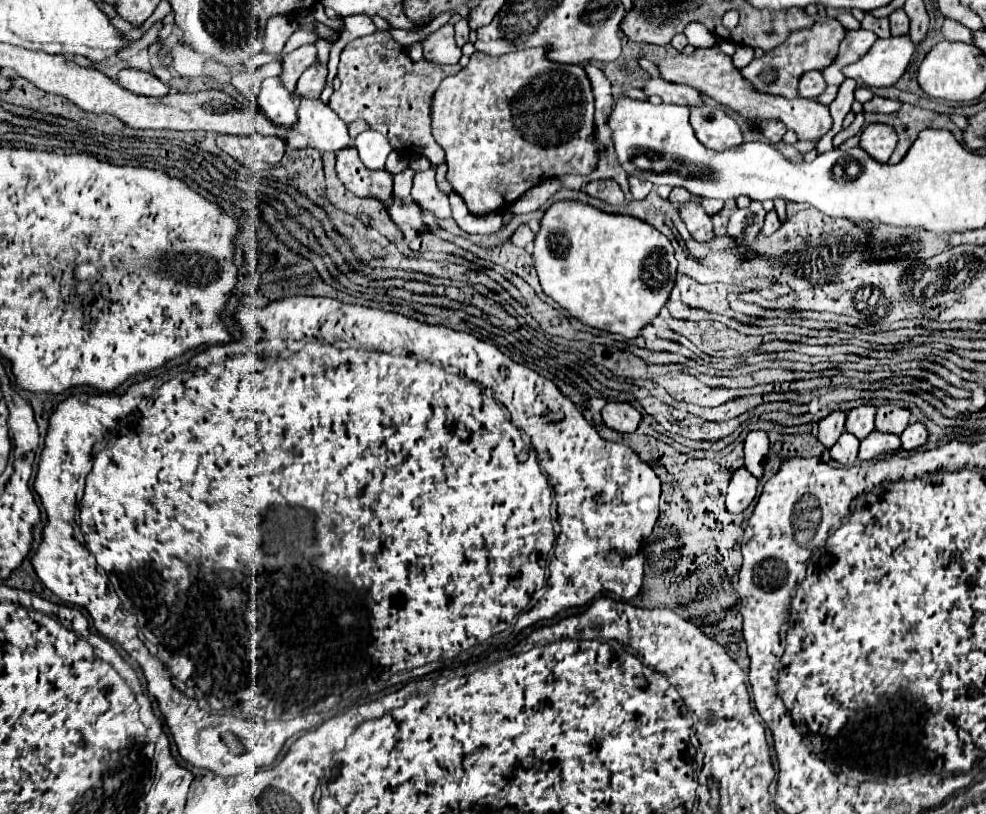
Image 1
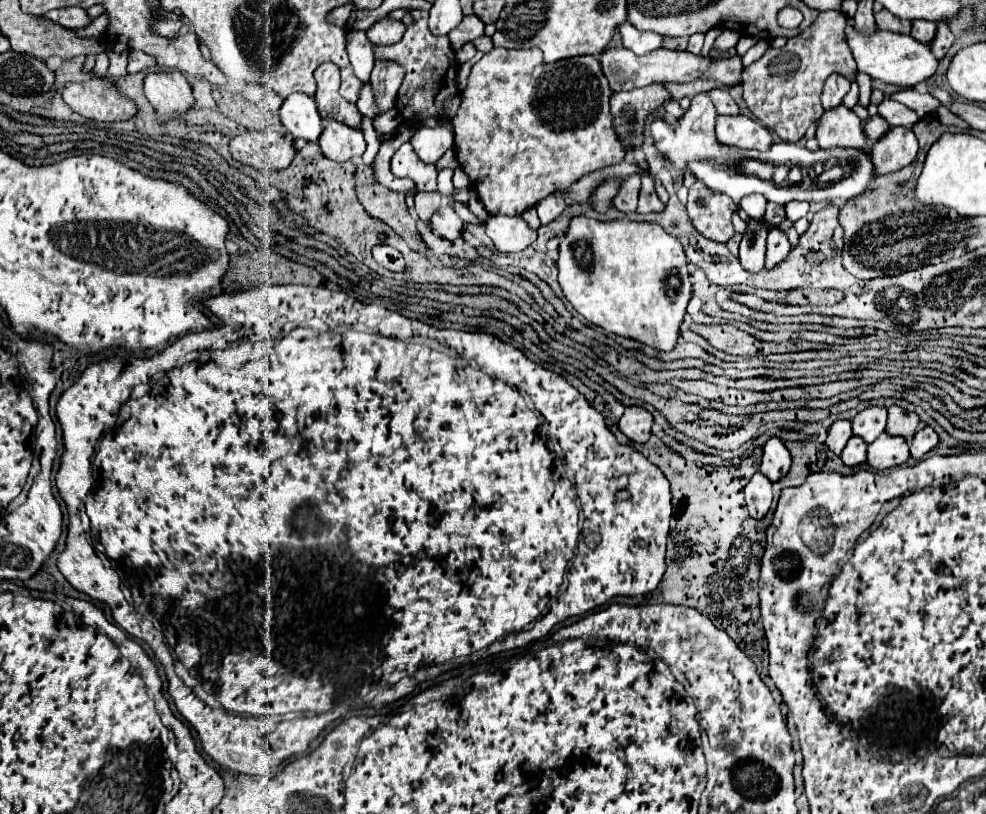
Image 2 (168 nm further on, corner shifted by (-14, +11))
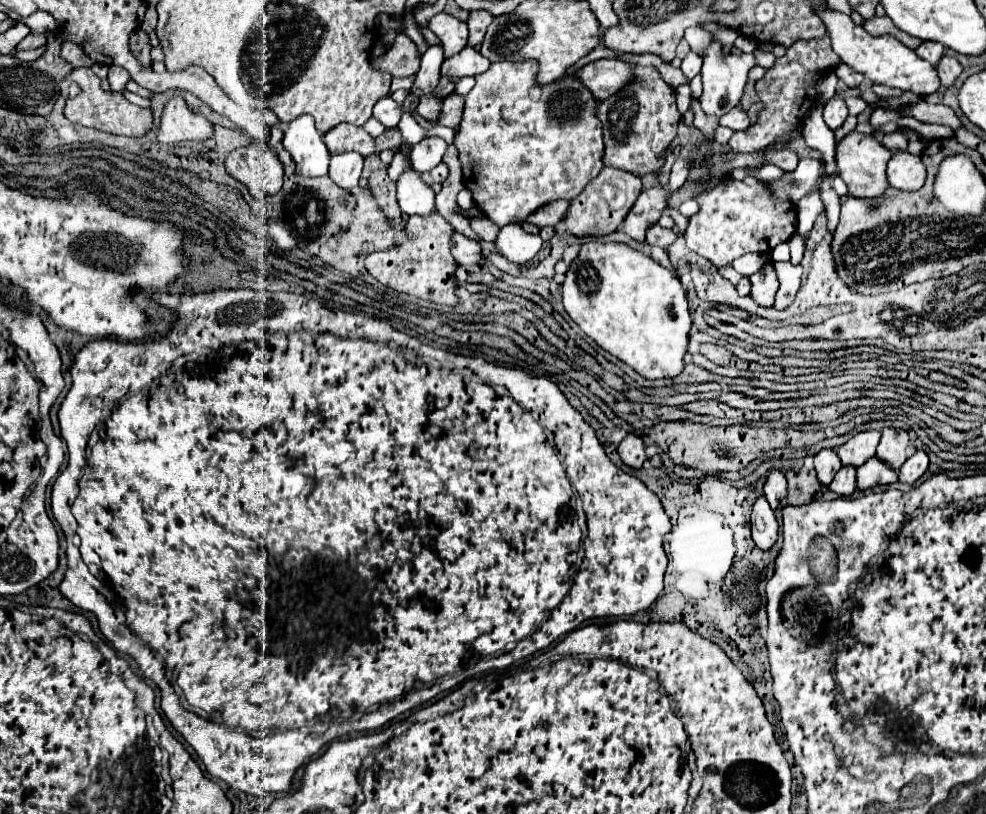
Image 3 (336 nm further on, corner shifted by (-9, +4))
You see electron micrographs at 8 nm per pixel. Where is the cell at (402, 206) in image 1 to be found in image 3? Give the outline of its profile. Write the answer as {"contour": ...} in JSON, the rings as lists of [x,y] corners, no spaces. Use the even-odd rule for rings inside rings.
{"contour":[[[458,232],[454,234],[454,240],[452,240],[452,254],[462,266],[480,266],[480,260],[482,260],[480,244],[464,238]]]}

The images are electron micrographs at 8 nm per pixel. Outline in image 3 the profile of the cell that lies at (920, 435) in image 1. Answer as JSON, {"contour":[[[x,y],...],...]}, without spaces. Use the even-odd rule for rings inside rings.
{"contour":[[[916,450],[906,462],[904,466],[900,468],[900,474],[898,474],[898,480],[904,482],[904,484],[914,484],[928,468],[928,454],[922,452],[922,450]]]}

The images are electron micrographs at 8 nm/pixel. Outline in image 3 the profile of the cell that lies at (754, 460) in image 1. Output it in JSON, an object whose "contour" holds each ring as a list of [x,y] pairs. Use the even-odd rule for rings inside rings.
{"contour":[[[774,470],[774,472],[768,476],[768,480],[766,480],[766,484],[764,484],[764,494],[766,494],[766,500],[768,500],[768,504],[772,506],[772,510],[780,508],[782,500],[788,496],[788,482],[786,482],[786,478],[784,478],[782,472]]]}

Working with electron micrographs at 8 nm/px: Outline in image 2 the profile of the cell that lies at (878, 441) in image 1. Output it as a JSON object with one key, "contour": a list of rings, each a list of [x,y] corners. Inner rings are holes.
{"contour":[[[879,435],[867,449],[867,463],[875,469],[895,467],[909,459],[909,441],[895,435]]]}

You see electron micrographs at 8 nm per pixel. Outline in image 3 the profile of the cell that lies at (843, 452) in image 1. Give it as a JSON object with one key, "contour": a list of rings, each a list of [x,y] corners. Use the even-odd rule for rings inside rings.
{"contour":[[[852,466],[840,468],[828,488],[838,496],[852,496],[856,490],[856,470]]]}

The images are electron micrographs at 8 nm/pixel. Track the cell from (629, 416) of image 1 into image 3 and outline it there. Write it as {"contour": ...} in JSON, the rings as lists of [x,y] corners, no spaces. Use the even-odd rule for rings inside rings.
{"contour":[[[628,434],[620,446],[618,446],[618,454],[622,458],[622,462],[630,468],[642,468],[644,460],[646,460],[646,454],[644,454],[644,442],[640,436],[634,436],[634,434]]]}

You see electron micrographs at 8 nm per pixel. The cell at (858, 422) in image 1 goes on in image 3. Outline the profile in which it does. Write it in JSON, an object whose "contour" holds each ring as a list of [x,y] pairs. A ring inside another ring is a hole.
{"contour":[[[868,430],[854,434],[844,446],[838,448],[838,458],[844,466],[862,466],[866,460],[870,460],[876,454],[876,446],[880,440],[880,432]]]}

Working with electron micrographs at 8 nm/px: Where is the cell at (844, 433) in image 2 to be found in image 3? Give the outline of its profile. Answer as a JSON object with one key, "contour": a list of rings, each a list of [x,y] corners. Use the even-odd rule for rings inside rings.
{"contour":[[[820,450],[816,456],[814,456],[814,470],[816,470],[816,478],[818,478],[818,484],[820,486],[828,486],[834,478],[834,474],[842,468],[840,460],[838,460],[838,454],[834,450]]]}

